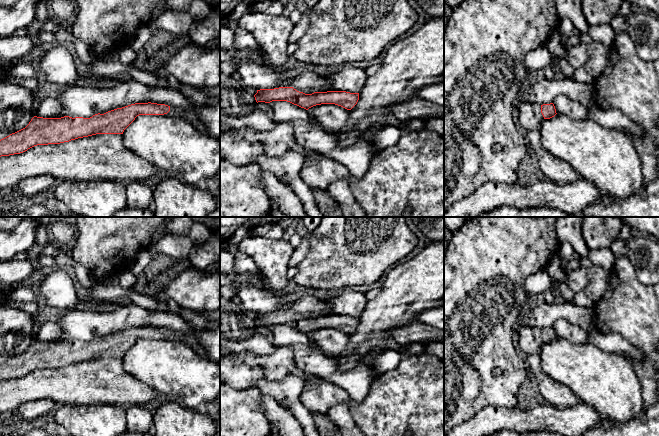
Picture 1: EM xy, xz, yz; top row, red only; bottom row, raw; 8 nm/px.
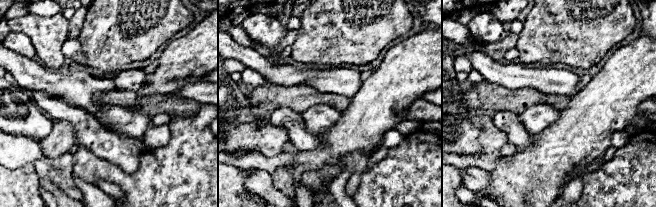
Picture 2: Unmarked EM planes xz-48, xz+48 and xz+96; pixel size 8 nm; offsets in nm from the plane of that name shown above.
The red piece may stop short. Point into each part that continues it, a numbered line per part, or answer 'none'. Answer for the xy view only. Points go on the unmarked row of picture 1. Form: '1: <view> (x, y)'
1: xy (190, 339)

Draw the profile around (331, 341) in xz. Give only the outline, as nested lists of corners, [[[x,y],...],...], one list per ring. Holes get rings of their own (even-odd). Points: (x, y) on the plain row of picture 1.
[[[321,328],[308,333],[311,344],[319,348],[324,354],[337,356],[349,354],[352,350],[350,346],[350,334],[335,328]]]

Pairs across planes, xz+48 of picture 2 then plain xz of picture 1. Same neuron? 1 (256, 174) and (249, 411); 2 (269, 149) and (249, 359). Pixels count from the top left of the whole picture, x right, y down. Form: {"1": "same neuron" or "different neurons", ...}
{"1": "different neurons", "2": "same neuron"}

